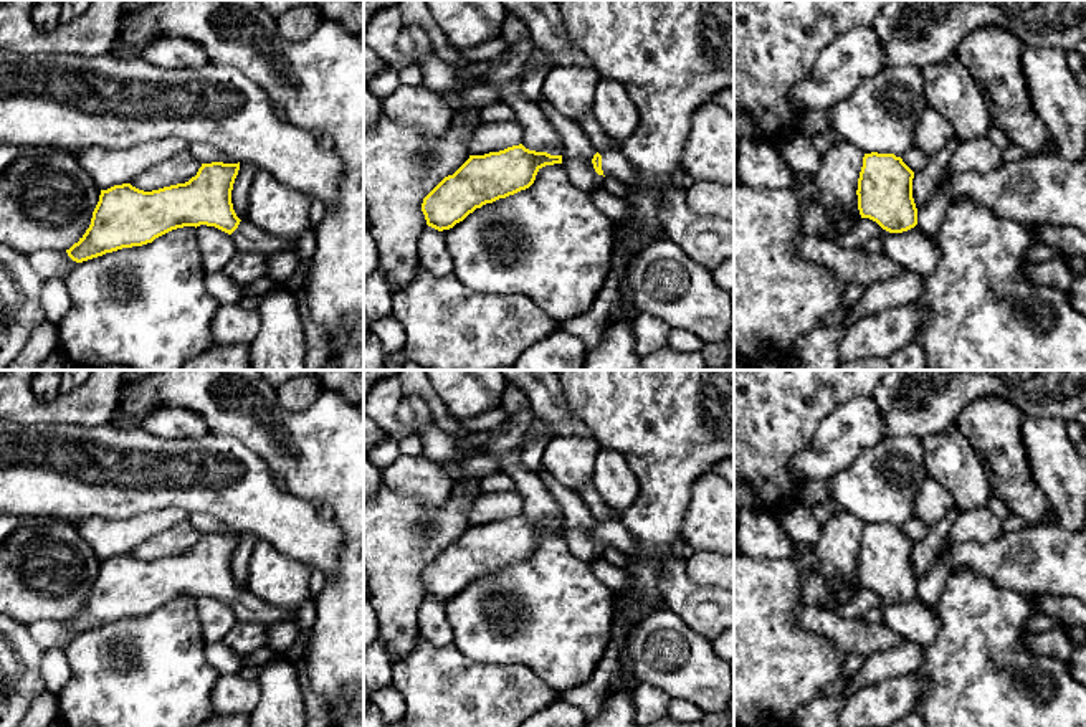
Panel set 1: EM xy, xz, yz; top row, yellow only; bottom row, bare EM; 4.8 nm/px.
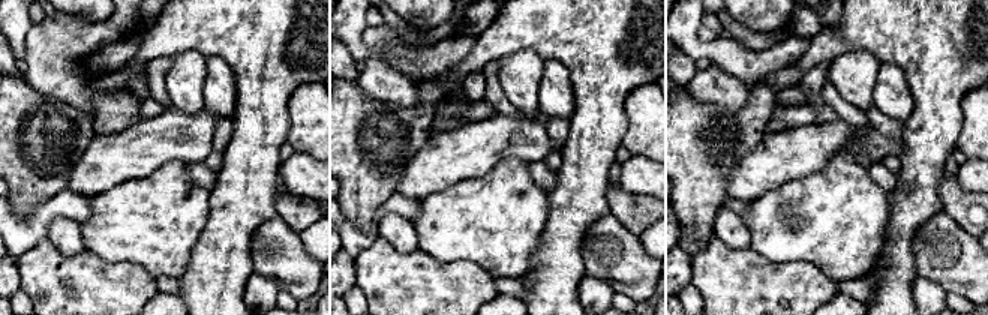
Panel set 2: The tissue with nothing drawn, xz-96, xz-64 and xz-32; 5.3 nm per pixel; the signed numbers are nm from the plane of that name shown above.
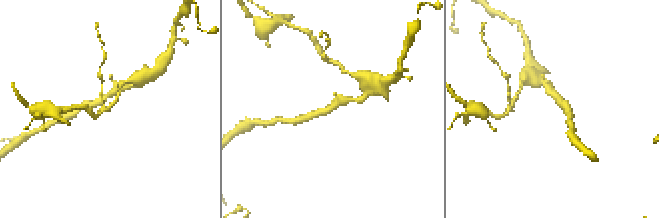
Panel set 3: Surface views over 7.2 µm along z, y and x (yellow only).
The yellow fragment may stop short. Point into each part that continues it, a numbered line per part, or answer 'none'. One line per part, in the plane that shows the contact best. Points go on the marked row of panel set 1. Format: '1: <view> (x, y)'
1: xz (614, 164)

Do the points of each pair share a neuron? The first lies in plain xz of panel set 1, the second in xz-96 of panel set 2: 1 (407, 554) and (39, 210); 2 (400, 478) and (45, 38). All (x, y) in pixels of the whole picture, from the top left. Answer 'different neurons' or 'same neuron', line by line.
1: different neurons
2: same neuron

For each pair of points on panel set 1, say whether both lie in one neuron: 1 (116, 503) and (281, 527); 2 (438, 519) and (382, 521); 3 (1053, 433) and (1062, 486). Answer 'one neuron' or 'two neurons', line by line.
1: one neuron
2: one neuron
3: one neuron

